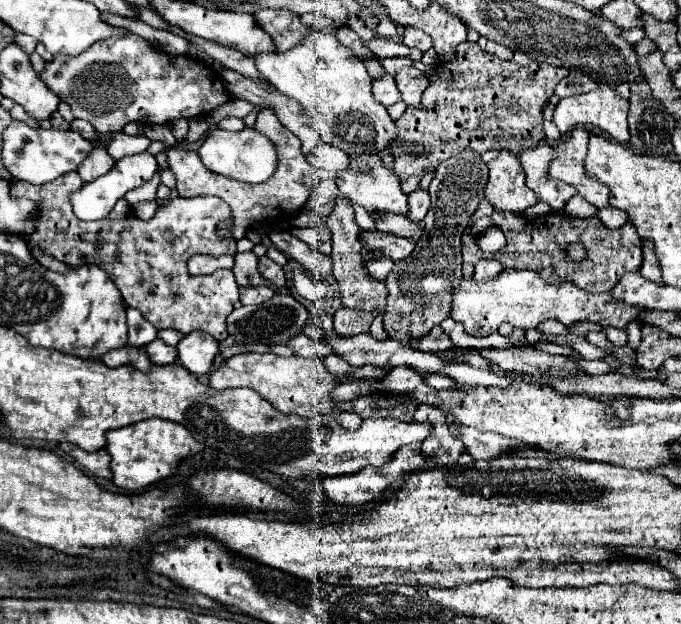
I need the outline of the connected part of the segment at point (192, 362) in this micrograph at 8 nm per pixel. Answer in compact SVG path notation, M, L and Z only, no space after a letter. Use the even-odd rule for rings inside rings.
M190 332L176 346L178 362L192 374L208 374L218 354L218 342L206 332Z

